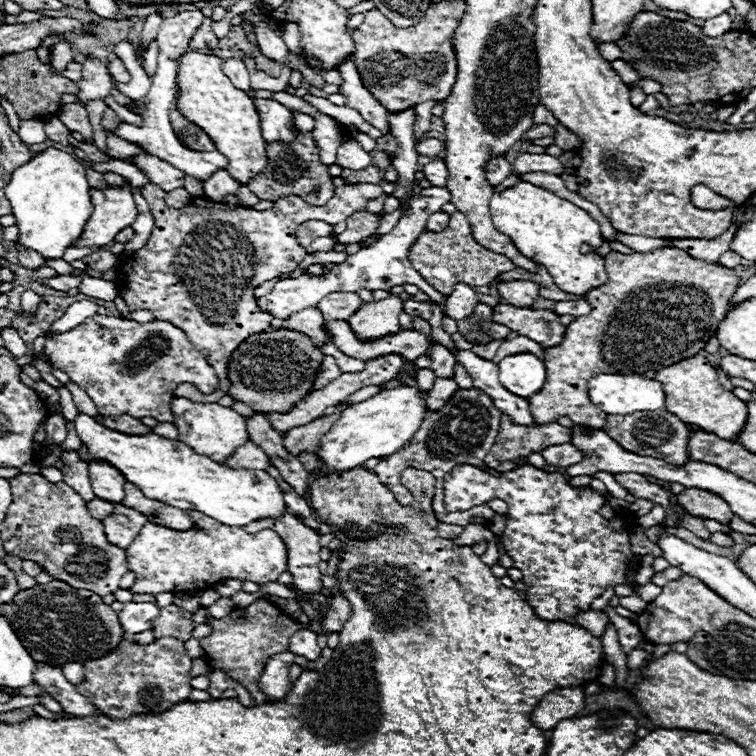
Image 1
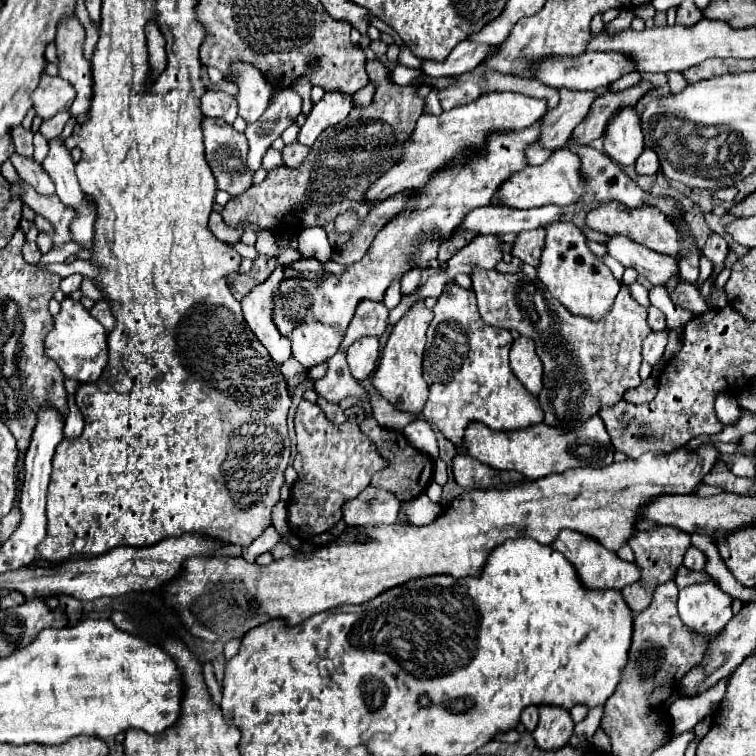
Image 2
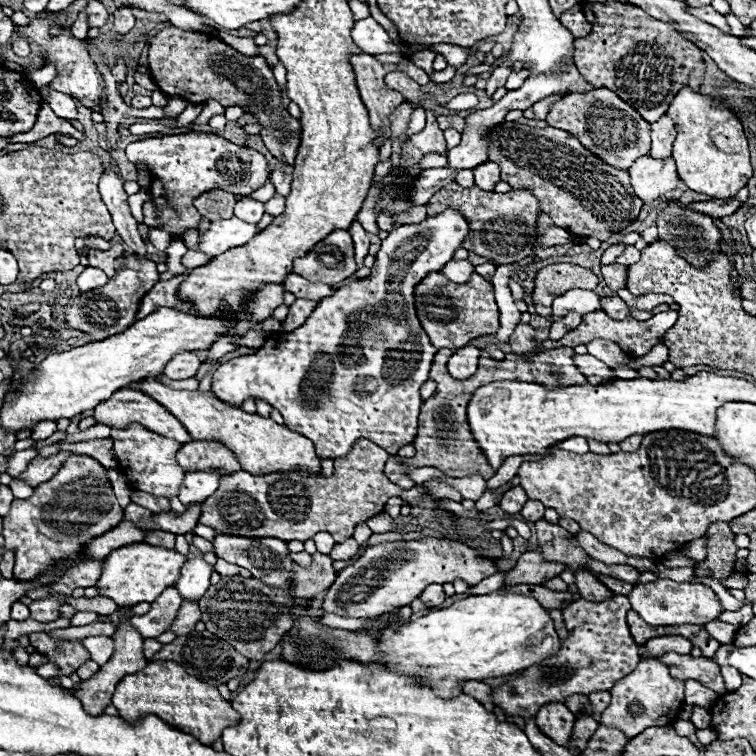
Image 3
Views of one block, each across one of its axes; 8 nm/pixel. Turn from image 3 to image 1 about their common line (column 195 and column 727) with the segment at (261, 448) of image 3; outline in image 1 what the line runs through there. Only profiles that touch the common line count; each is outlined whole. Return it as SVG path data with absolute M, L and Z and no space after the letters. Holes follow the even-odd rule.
M692 356L690 360L680 360L670 368L662 368L656 372L654 380L664 384L666 394L666 410L676 414L682 422L694 424L706 432L716 434L724 440L734 440L738 432L742 432L748 416L746 402L738 400L732 392L724 390L718 382L716 368L702 356Z

